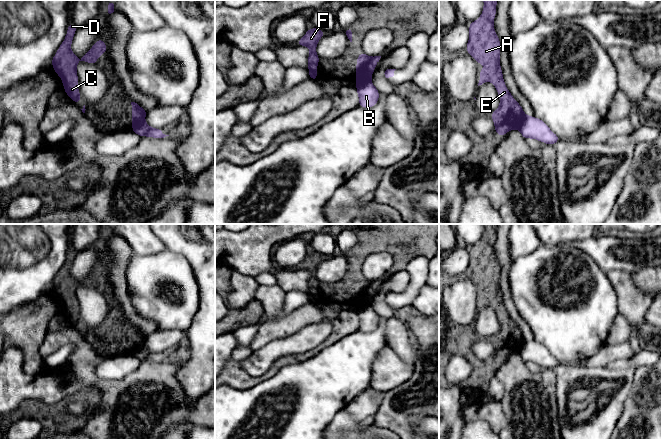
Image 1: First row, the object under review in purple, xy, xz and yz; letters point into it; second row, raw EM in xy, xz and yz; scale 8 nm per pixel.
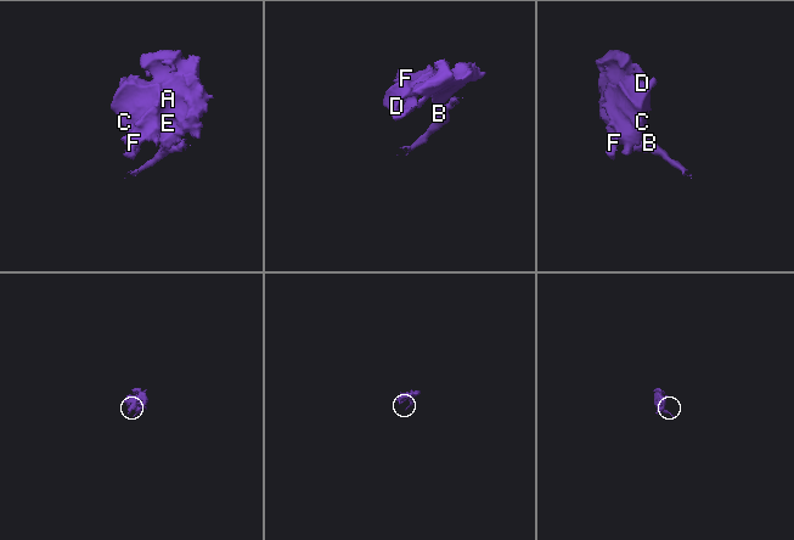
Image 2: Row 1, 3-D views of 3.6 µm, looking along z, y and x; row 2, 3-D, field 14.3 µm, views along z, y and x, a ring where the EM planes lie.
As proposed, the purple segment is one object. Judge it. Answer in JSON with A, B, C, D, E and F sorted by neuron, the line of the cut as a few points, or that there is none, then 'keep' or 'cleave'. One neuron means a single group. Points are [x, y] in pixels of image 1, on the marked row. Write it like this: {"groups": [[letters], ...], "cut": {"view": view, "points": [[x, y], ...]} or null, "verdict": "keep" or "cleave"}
{"groups": [["A", "C", "D", "E", "F"], ["B"]], "cut": {"view": "xz", "points": [[370, 79], [356, 89]]}, "verdict": "cleave"}

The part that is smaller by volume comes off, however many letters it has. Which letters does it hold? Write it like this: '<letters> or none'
B

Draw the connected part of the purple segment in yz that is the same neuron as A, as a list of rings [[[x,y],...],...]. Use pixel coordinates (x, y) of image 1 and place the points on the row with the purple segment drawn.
[[[483,0],[484,7],[481,16],[469,23],[469,40],[465,46],[467,52],[476,62],[488,65],[479,72],[482,85],[488,81],[495,86],[500,105],[491,114],[494,131],[501,137],[513,129],[519,129],[527,115],[521,105],[514,99],[505,85],[500,66],[501,42],[494,29],[497,0]]]

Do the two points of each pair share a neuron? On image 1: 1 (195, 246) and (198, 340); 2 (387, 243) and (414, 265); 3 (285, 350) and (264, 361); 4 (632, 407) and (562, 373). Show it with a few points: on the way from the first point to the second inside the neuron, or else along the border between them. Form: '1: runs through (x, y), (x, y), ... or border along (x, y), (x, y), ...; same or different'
1: runs through (204, 269), (204, 317); same
2: border along (428, 258), (415, 256), (410, 260); different
3: runs through (280, 350), (275, 350), (269, 356); same
4: border along (633, 381), (623, 412), (615, 425); different

